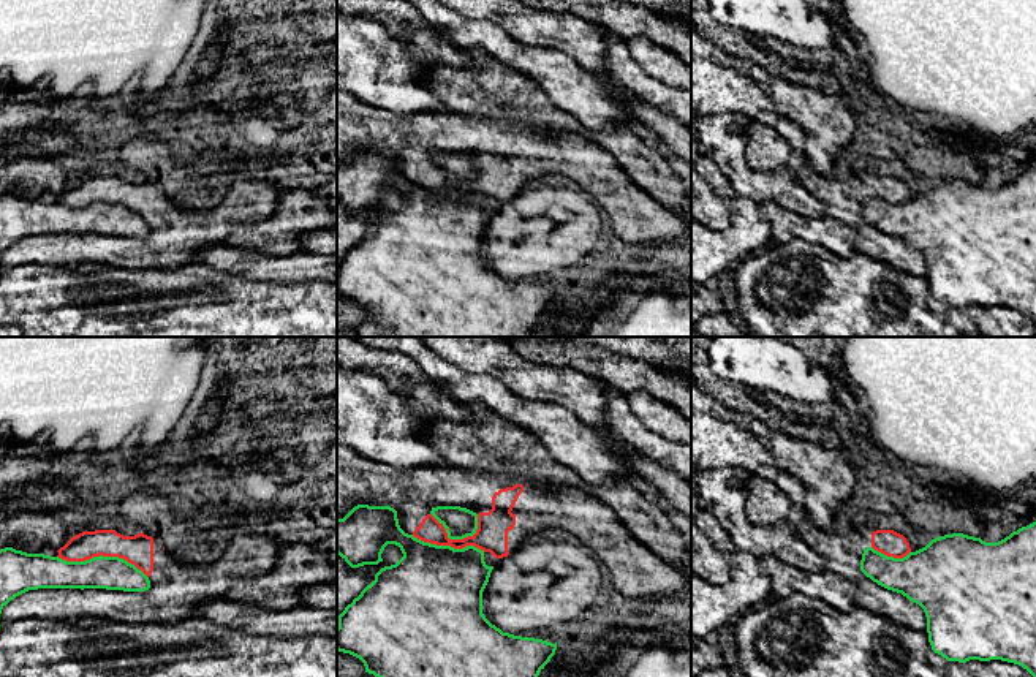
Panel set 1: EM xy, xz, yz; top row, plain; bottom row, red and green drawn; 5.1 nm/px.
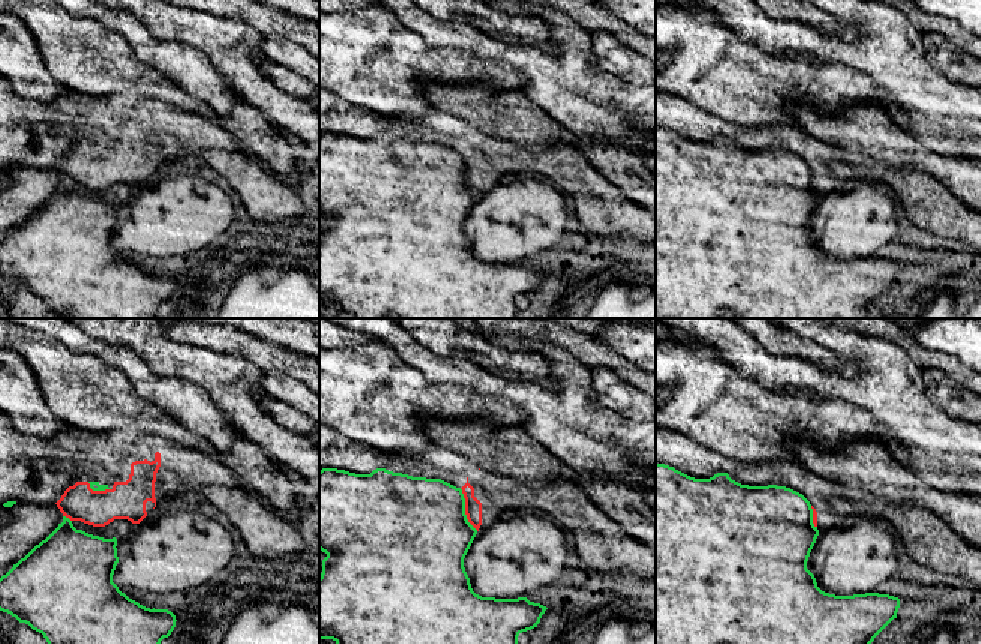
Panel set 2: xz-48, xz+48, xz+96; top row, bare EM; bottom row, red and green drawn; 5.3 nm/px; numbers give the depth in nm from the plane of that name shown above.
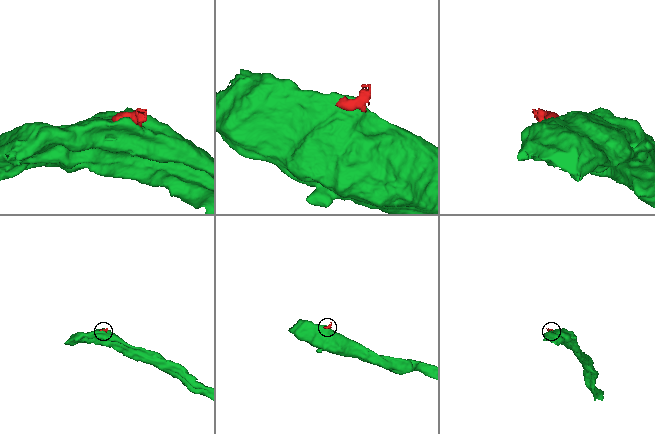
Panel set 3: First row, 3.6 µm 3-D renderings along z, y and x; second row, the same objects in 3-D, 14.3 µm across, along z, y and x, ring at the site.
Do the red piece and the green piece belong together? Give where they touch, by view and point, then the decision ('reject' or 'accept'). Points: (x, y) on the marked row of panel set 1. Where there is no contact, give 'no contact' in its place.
xy (103, 555) | reject

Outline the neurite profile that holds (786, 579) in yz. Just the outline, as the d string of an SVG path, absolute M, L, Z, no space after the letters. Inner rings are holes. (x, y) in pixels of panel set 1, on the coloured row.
M773 555L758 558L761 571L770 579L773 595L789 596L802 593L811 599L848 612L856 607L853 585L834 571L808 573L783 563Z

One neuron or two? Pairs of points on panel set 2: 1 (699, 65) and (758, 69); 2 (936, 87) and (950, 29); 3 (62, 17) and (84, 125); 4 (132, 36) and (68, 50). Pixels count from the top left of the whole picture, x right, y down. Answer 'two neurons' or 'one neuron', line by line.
1: one neuron
2: two neurons
3: two neurons
4: two neurons

